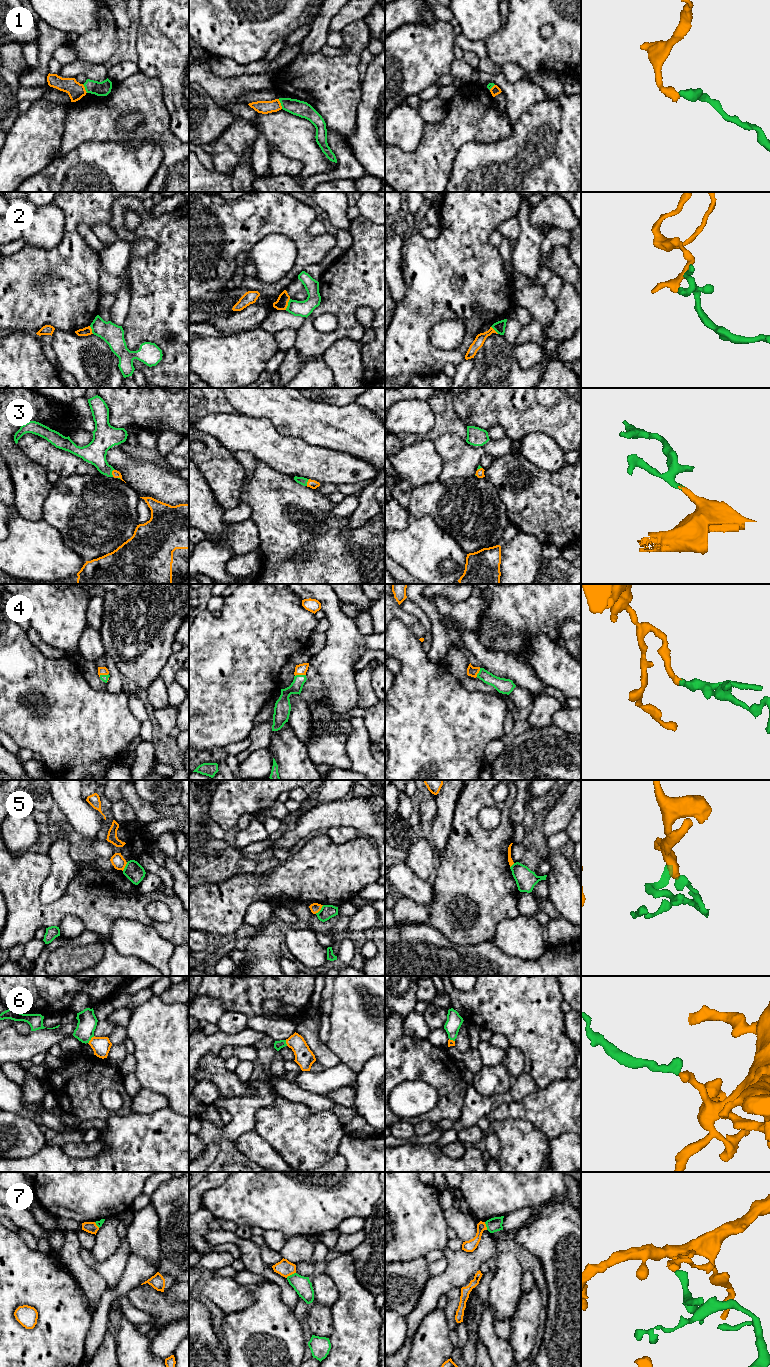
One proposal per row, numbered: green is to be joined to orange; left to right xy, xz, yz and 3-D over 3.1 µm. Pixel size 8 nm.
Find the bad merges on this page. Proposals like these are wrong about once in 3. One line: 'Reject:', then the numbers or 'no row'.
Reject: 1, 2, 5, 7

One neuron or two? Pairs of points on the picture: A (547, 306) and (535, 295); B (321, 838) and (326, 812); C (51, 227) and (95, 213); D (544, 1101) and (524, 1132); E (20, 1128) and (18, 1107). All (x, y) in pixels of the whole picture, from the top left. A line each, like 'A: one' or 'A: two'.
A: one
B: two
C: two
D: two
E: two

